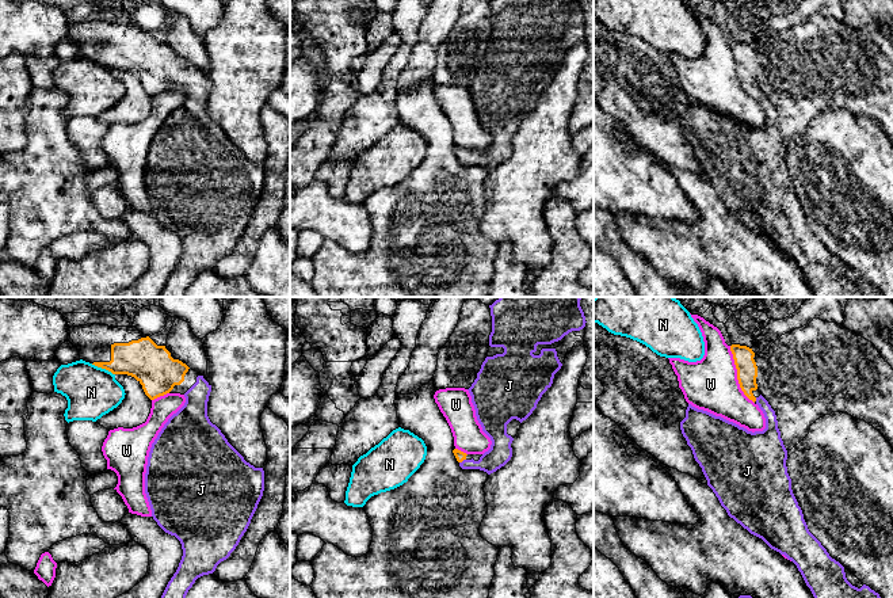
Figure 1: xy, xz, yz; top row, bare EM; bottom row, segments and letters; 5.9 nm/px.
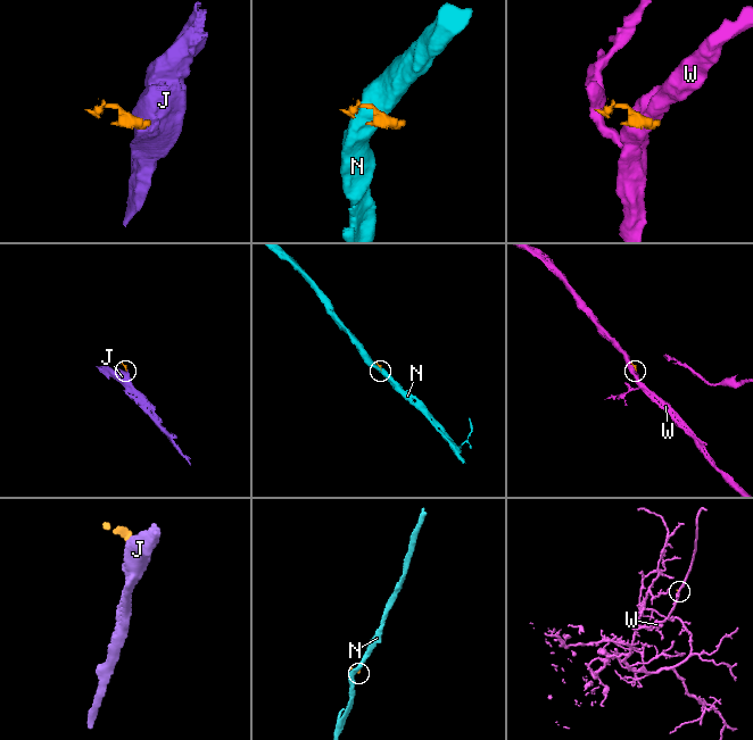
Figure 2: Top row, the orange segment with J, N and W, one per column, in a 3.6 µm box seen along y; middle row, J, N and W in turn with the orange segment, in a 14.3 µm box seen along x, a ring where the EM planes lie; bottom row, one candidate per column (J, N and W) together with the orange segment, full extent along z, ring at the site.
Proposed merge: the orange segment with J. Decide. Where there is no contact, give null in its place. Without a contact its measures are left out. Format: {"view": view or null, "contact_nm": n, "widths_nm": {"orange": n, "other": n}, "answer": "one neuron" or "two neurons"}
{"view": "xz", "contact_nm": 50, "widths_nm": {"orange": 60, "other": 140}, "answer": "one neuron"}

